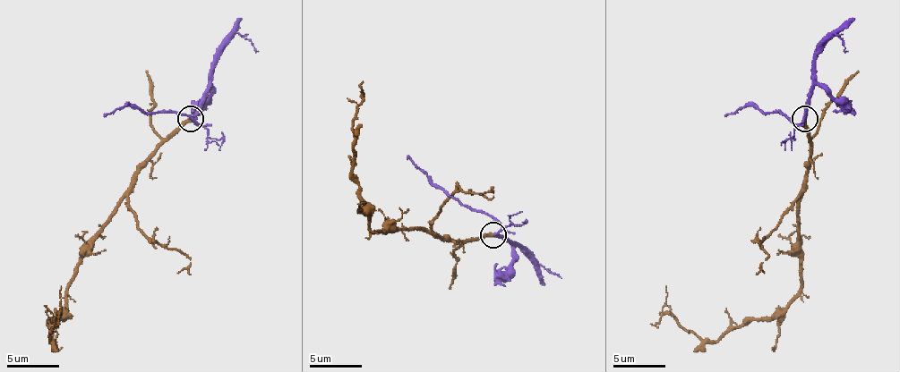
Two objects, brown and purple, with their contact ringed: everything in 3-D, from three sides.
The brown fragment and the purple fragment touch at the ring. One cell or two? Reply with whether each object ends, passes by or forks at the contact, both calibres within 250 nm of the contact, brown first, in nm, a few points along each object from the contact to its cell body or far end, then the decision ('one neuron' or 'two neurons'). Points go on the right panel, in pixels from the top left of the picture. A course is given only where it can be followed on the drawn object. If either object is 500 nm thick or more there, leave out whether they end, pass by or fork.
brown ends; purple passes by; calibres 300 and 240 nm; course brown (805, 118), (810, 168), (797, 209), (797, 296), (763, 319), (700, 340), (661, 308), (666, 285); course purple (805, 118), (808, 92), (813, 87), (813, 55), (836, 32), (844, 53); one neuron

